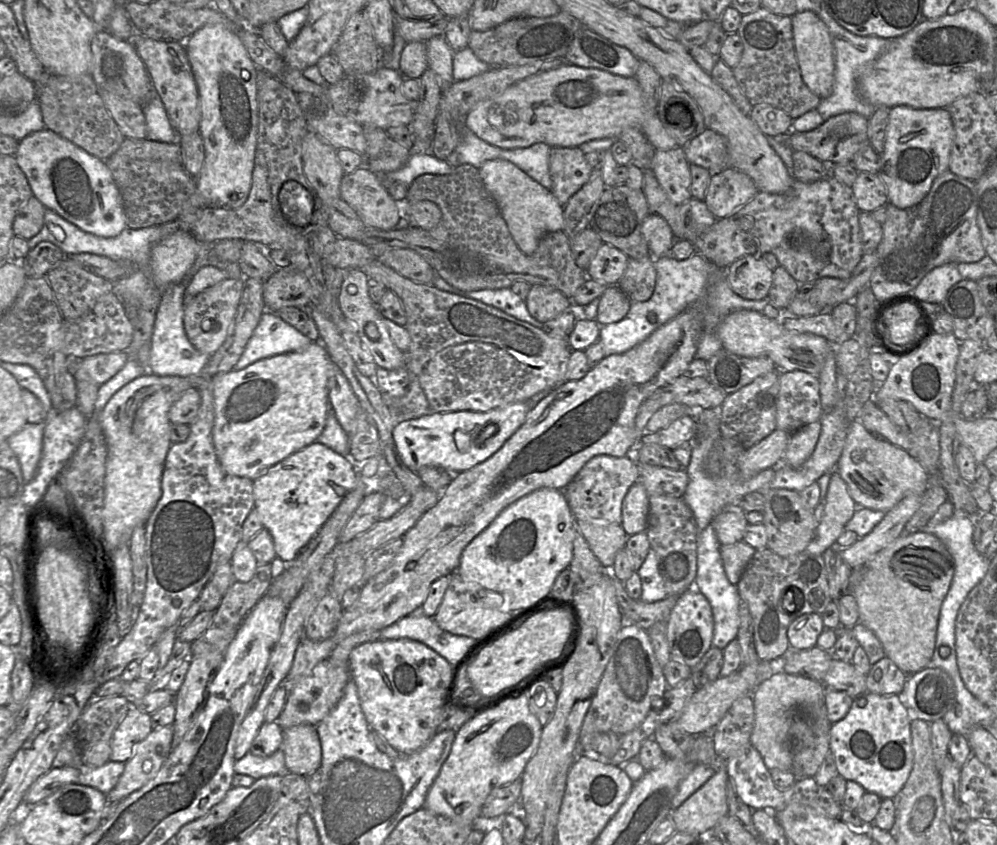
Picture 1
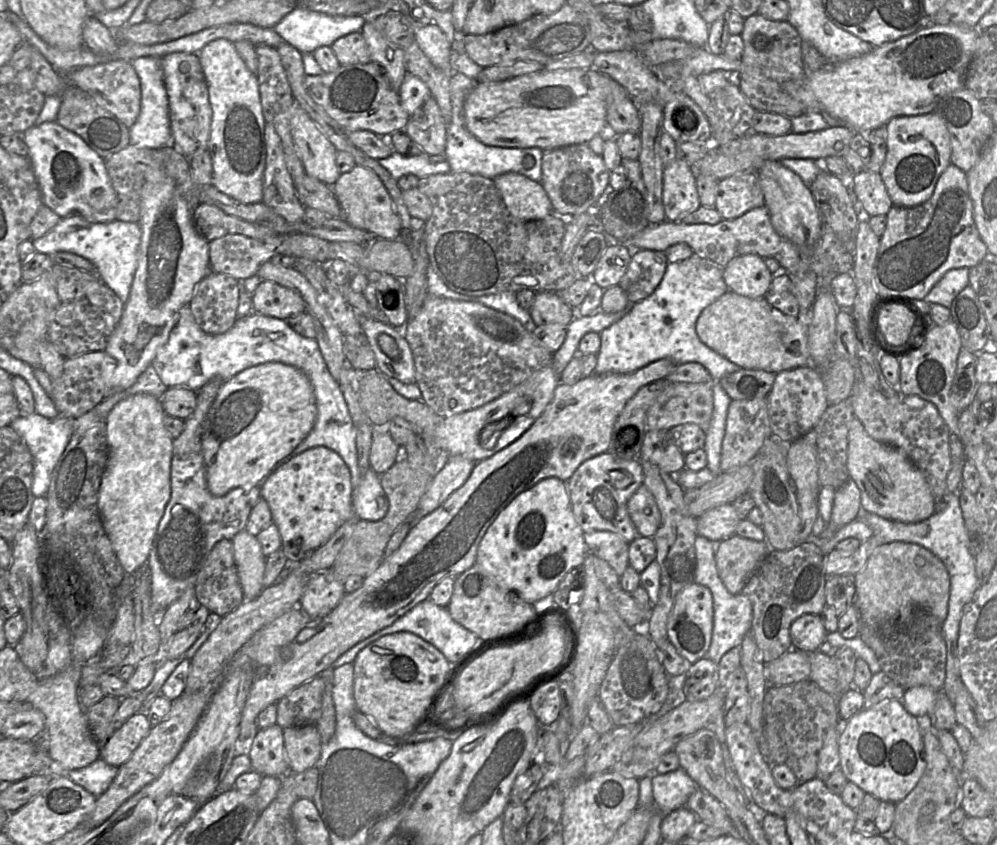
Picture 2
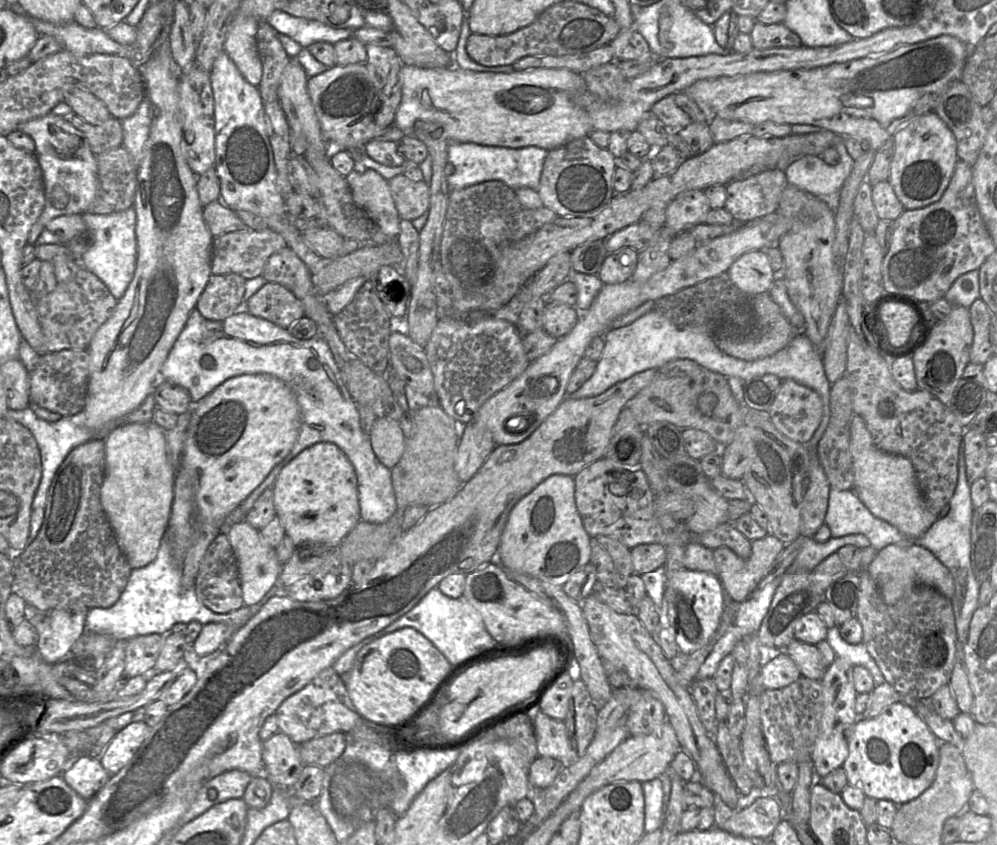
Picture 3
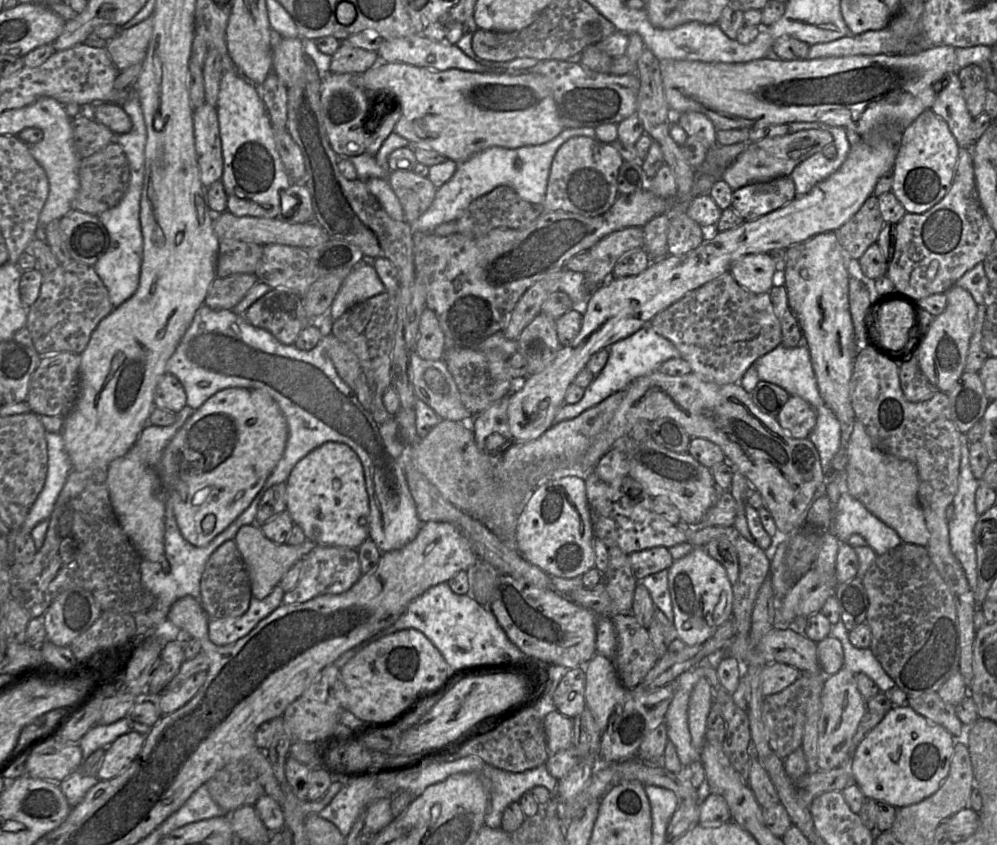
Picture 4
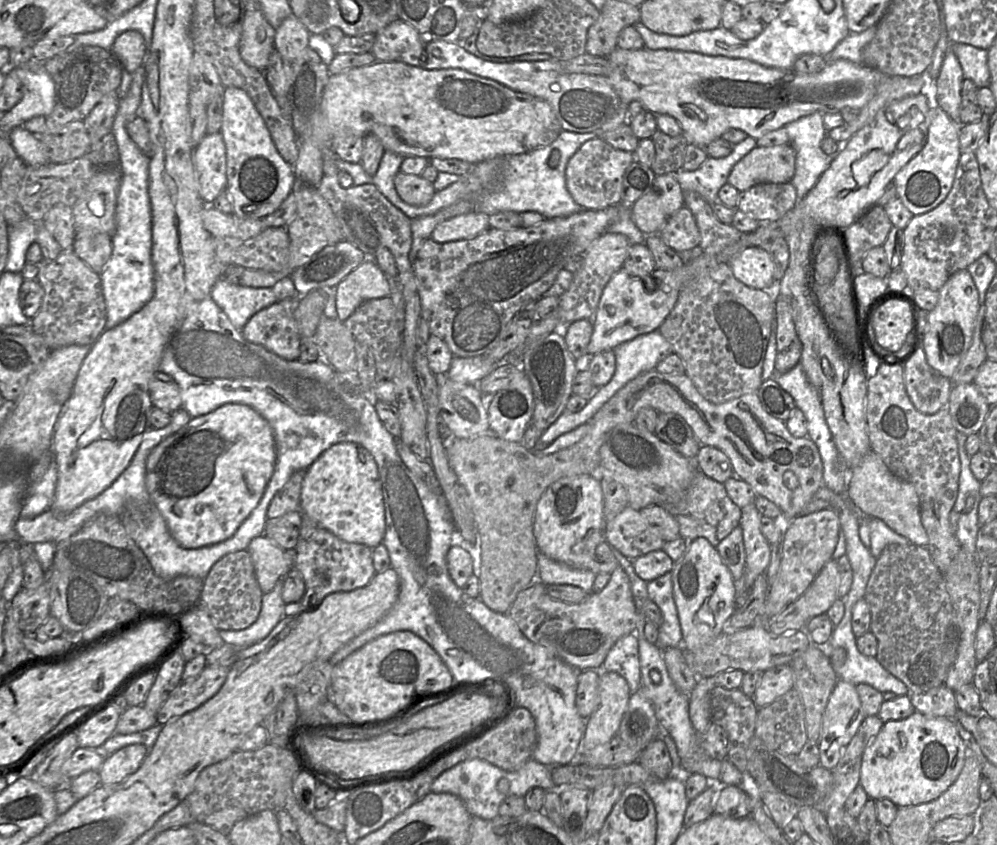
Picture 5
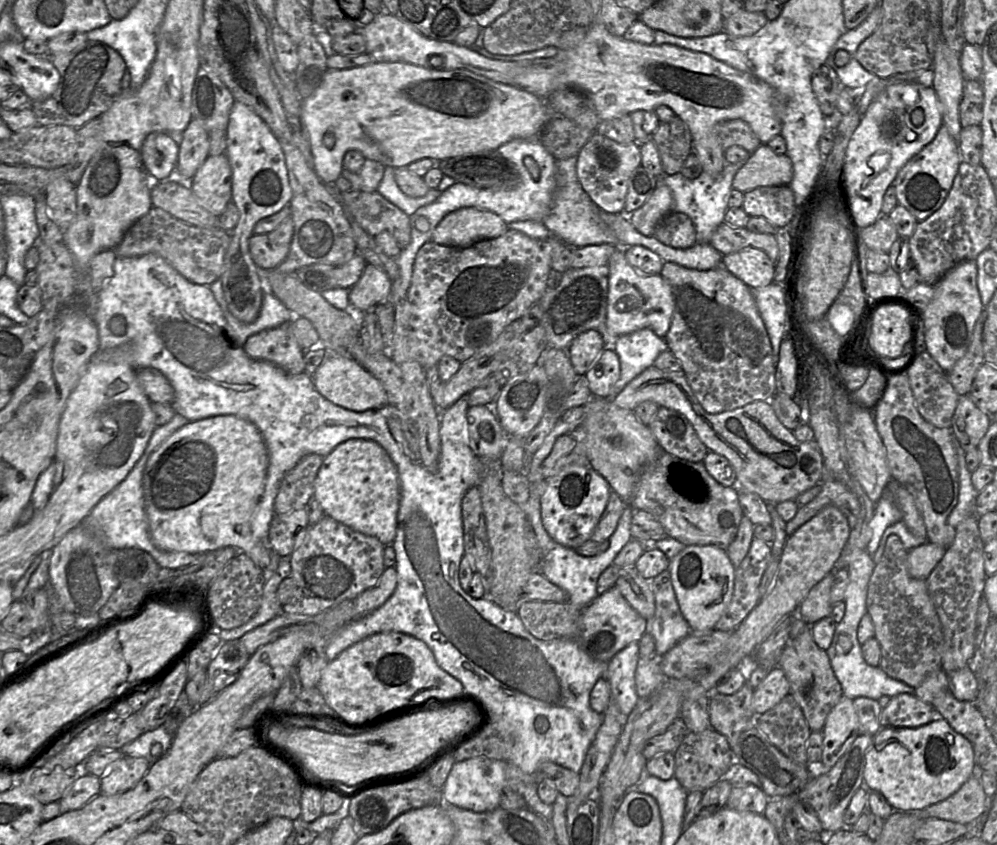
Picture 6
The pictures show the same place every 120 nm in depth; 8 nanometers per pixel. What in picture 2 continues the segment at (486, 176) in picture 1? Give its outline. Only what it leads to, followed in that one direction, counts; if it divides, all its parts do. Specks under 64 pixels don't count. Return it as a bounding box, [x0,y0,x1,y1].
[493,173,554,222]

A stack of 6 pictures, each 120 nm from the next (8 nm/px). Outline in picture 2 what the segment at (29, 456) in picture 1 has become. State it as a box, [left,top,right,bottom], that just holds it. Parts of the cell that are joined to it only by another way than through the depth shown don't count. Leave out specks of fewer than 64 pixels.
[9,412,75,497]

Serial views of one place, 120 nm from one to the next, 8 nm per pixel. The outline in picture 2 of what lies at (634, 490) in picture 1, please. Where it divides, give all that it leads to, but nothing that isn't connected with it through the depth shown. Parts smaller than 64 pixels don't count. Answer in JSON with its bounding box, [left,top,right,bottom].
[627,484,661,538]

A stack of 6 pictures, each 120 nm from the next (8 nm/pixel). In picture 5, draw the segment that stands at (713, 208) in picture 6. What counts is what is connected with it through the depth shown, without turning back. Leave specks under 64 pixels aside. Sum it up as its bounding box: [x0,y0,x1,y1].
[672,136,756,204]

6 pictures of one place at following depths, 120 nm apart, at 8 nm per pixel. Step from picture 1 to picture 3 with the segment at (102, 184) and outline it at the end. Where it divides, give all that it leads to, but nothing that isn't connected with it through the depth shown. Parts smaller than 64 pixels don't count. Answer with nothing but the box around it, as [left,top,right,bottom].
[18,113,97,245]

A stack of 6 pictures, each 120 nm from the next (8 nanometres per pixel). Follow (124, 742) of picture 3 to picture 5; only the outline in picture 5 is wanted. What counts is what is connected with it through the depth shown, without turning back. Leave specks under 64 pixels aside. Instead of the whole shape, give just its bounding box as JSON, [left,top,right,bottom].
[99,744,147,784]

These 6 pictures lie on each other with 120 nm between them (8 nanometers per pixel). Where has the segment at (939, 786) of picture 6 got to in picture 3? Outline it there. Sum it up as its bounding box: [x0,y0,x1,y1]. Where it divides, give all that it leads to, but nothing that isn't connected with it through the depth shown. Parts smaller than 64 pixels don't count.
[842,702,939,805]

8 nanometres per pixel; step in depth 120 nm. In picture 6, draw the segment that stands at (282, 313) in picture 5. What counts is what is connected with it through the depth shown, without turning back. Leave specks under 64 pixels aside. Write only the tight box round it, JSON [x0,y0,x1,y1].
[244,322,305,374]

